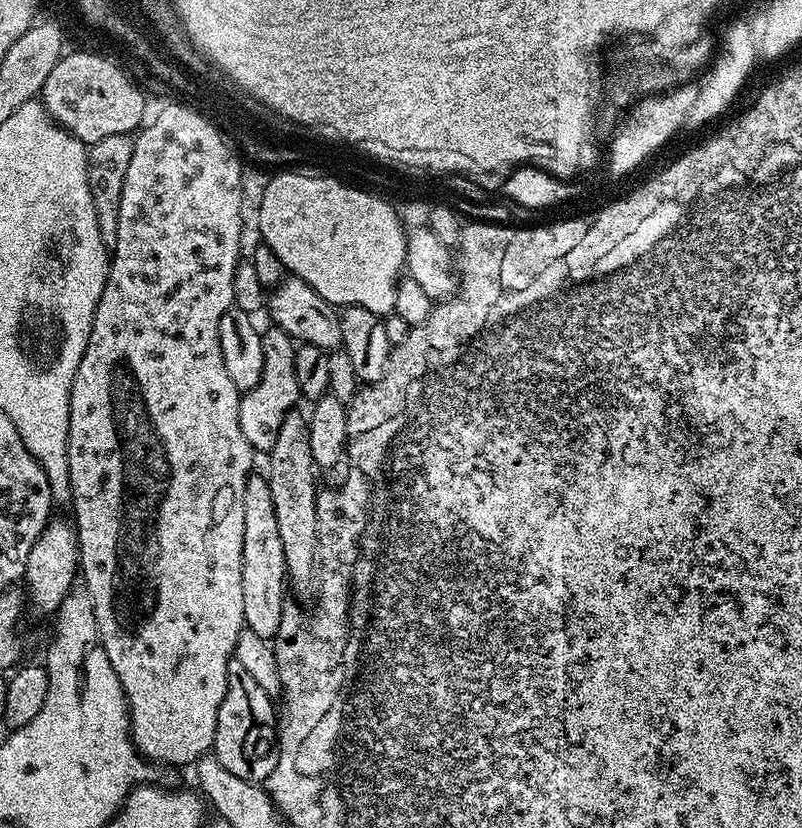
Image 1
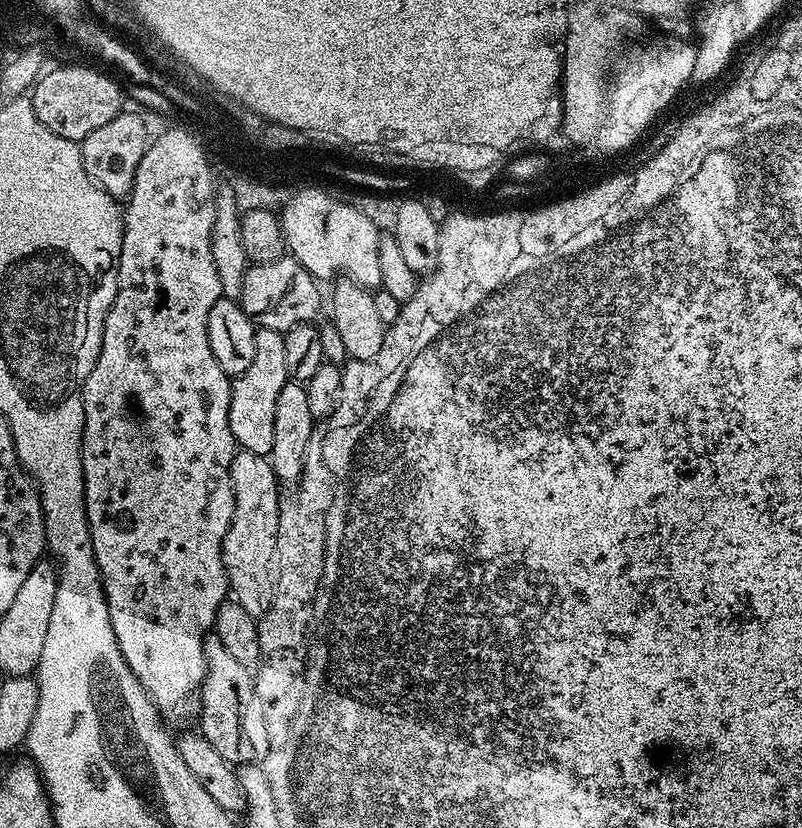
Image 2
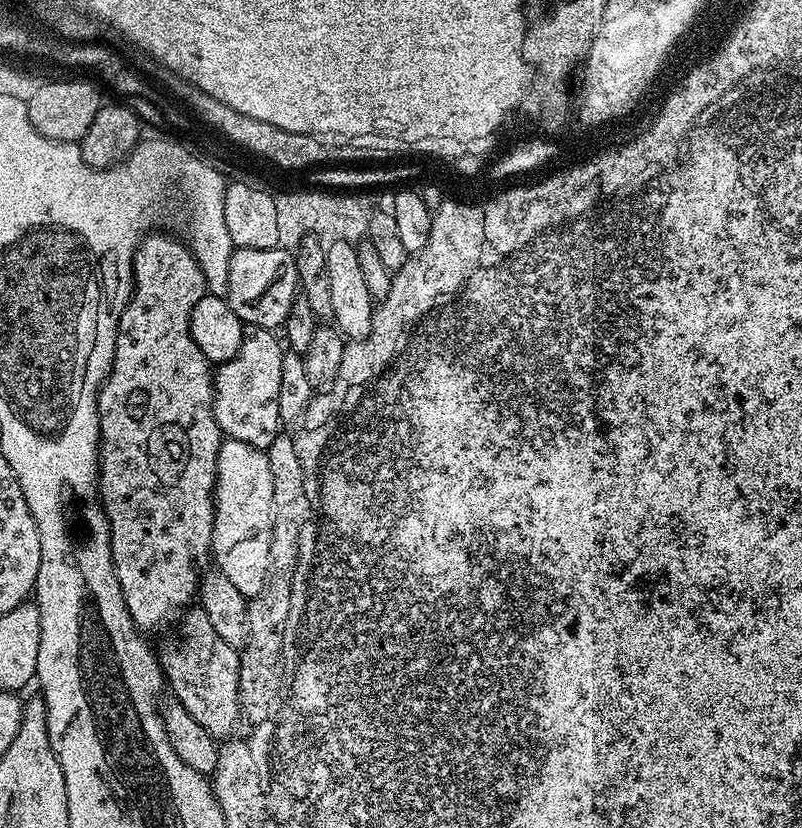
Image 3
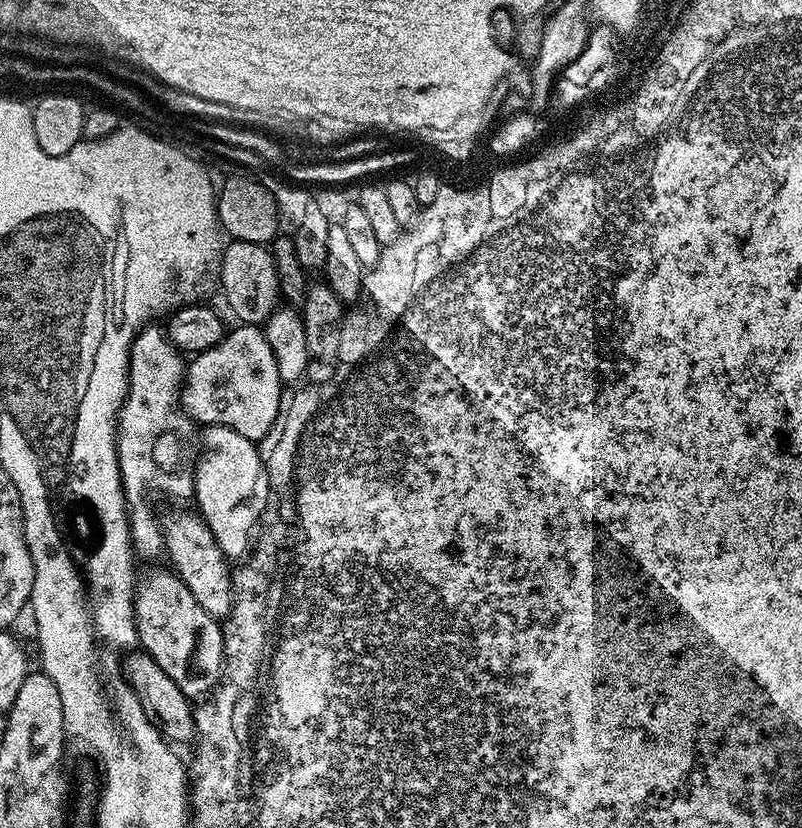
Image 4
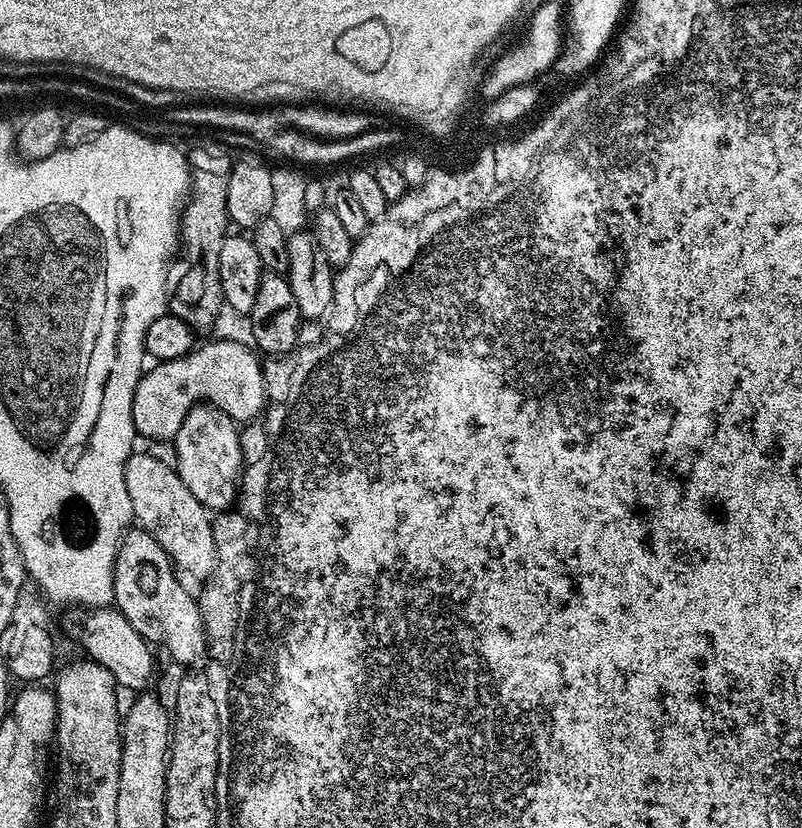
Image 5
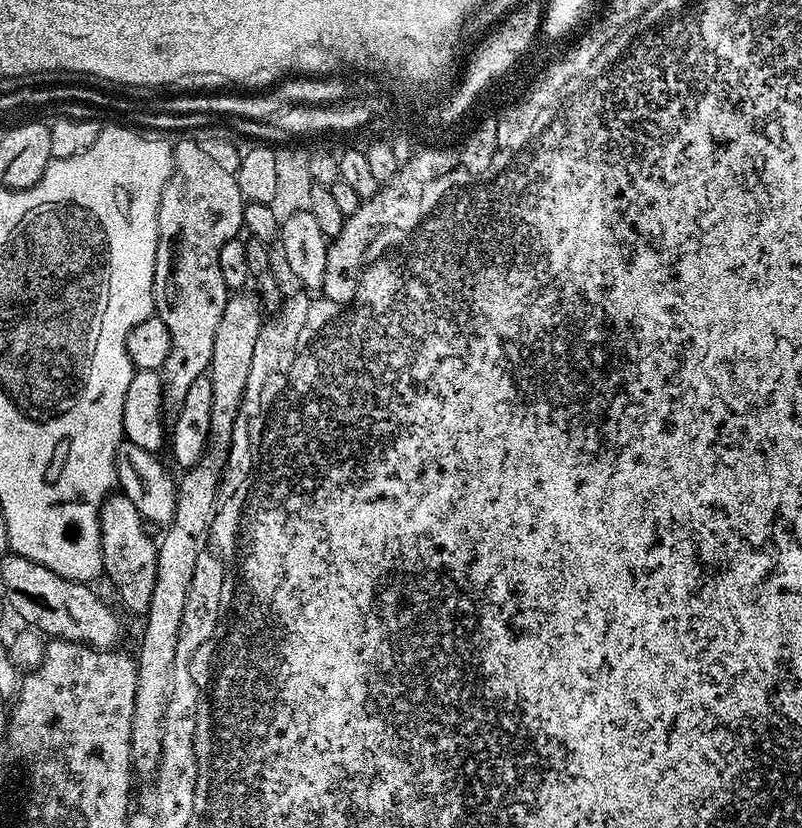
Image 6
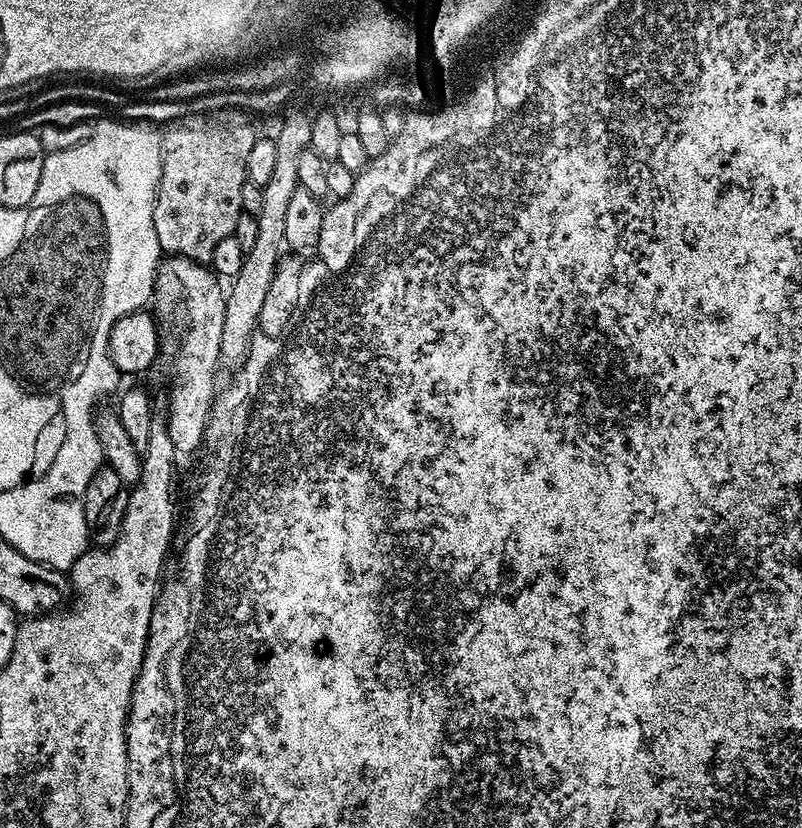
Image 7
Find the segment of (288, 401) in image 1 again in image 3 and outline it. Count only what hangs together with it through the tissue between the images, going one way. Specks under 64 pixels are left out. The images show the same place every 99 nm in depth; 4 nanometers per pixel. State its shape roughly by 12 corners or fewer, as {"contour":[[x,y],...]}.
{"contour":[[247,333],[214,372],[225,437],[267,450],[282,431],[277,333]]}

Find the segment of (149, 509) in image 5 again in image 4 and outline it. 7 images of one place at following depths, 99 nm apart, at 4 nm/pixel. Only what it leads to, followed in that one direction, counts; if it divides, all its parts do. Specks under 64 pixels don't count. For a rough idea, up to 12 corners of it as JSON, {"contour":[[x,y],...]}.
{"contour":[[172,512],[171,571],[218,621],[232,609],[232,572],[210,526]]}

